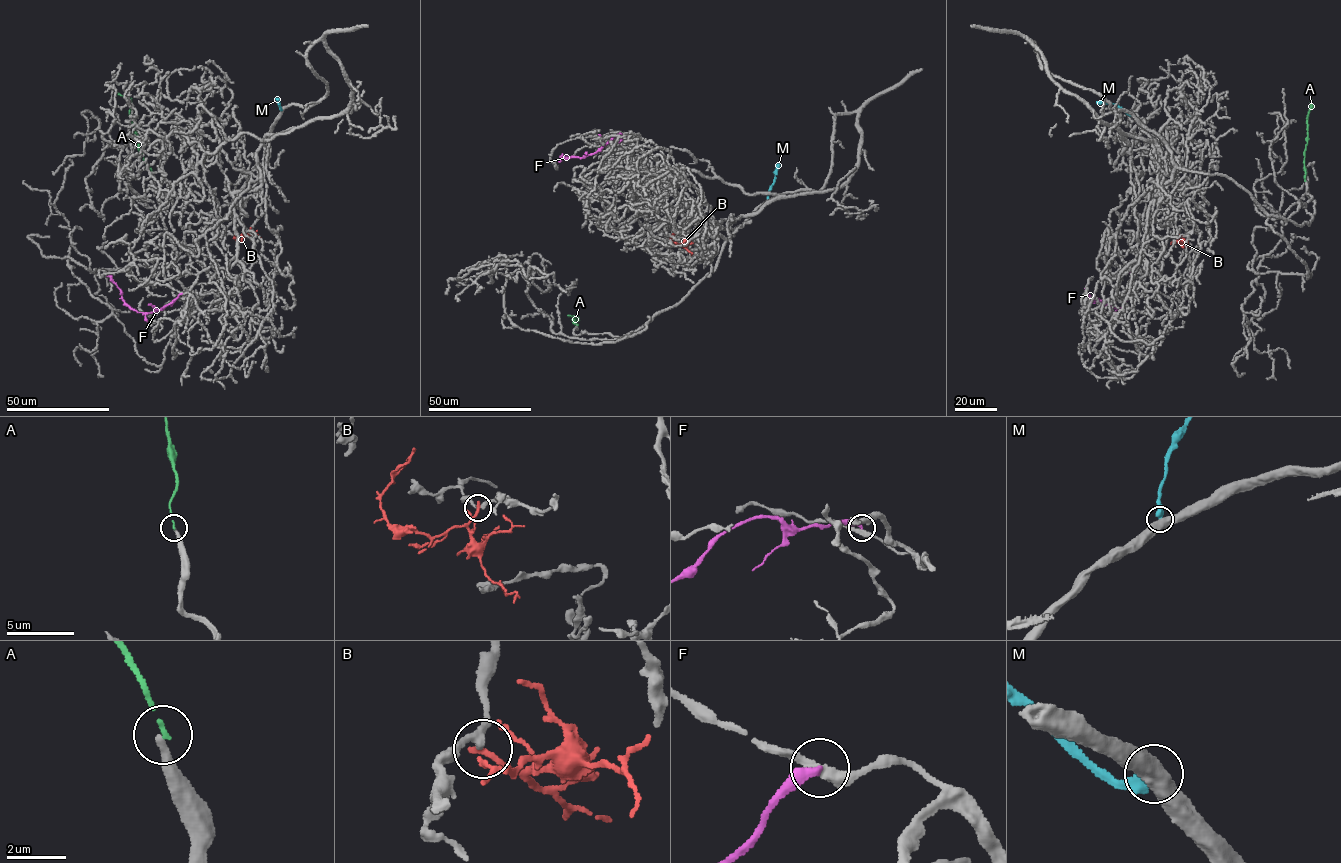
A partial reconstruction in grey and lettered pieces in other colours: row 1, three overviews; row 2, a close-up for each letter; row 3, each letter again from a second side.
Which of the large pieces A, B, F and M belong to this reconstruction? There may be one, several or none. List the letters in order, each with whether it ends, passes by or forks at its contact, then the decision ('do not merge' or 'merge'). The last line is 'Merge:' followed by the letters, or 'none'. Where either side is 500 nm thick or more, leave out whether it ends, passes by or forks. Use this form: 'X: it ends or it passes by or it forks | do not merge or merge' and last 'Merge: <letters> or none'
A: it ends | do not merge
B: it ends | do not merge
F: it ends | do not merge
M: do not merge
Merge: none

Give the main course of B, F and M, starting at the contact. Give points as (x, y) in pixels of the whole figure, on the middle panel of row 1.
B: (686, 239), (680, 244), (673, 243), (671, 237), (676, 230)
F: (636, 135), (618, 134), (595, 153), (581, 158), (562, 156), (556, 160)
M: (768, 199), (778, 164)

